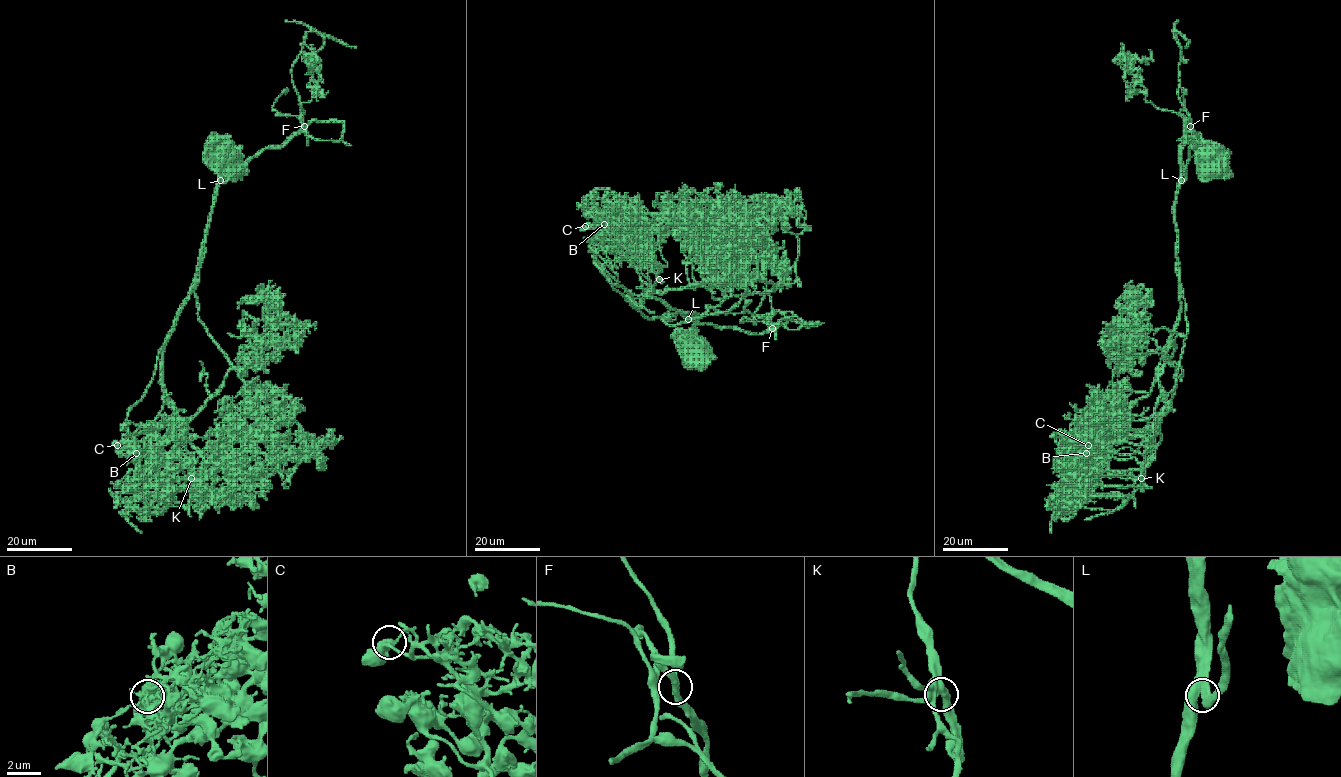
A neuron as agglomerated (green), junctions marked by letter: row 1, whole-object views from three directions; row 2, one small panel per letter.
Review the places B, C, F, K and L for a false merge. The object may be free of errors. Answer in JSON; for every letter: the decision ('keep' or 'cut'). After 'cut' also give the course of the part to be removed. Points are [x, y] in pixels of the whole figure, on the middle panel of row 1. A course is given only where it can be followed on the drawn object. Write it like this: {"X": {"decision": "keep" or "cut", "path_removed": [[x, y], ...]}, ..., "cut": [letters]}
{"B": {"decision": "keep"}, "C": {"decision": "keep"}, "F": {"decision": "keep"}, "K": {"decision": "keep"}, "L": {"decision": "keep"}, "cut": []}

